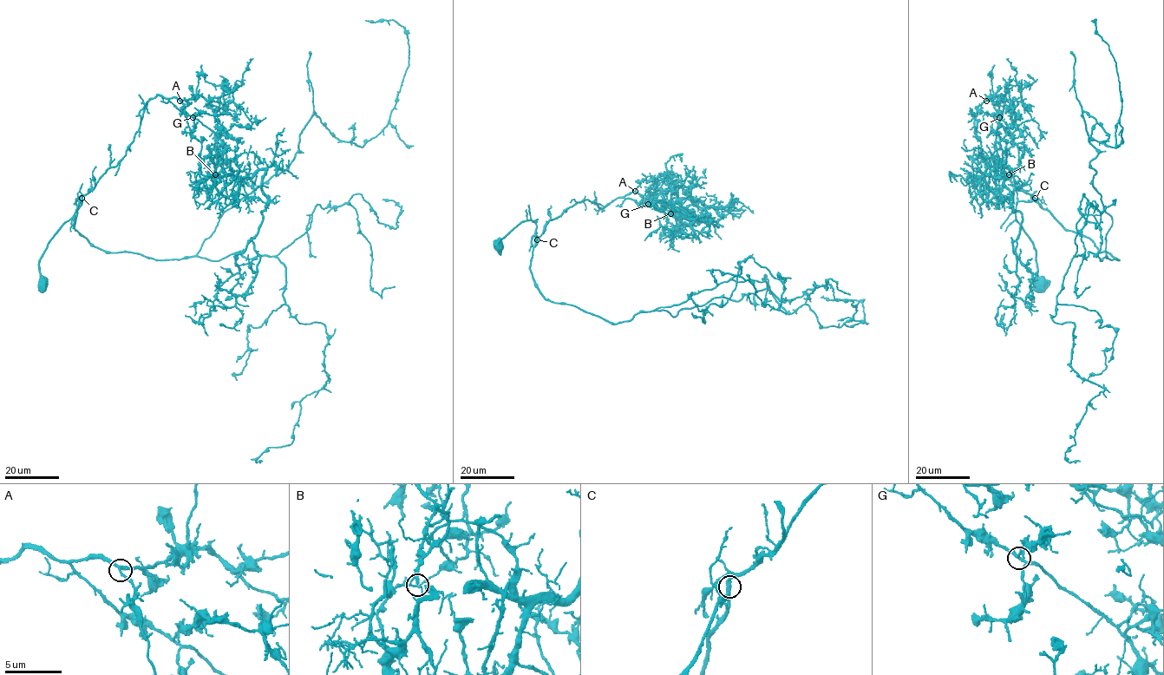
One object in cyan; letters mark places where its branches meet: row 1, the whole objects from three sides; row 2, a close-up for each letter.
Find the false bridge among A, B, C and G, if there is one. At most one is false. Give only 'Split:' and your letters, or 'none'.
Split: B

